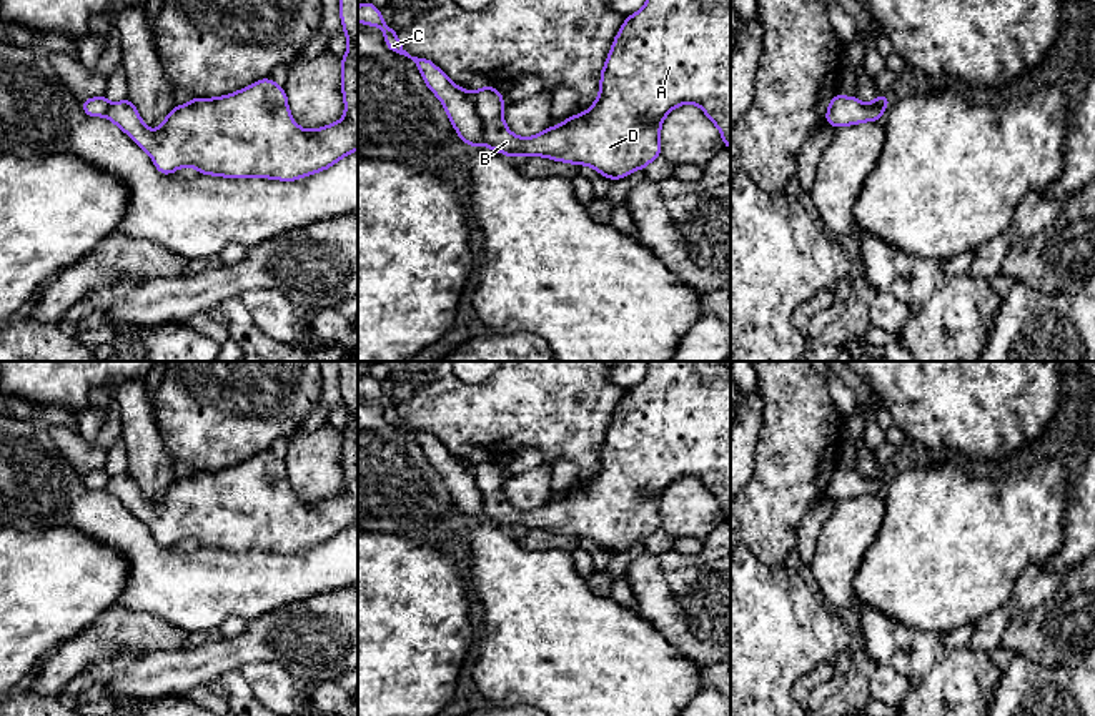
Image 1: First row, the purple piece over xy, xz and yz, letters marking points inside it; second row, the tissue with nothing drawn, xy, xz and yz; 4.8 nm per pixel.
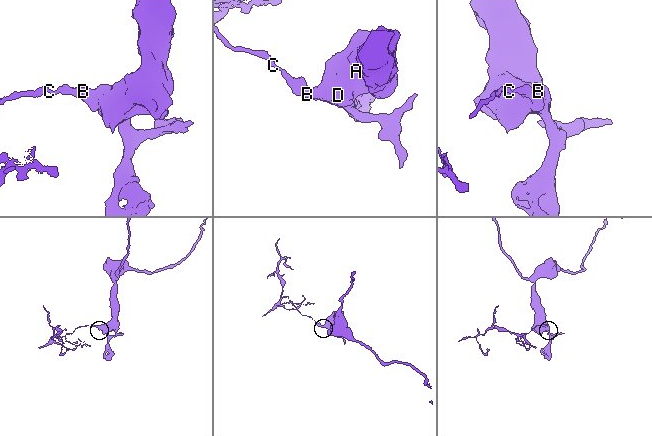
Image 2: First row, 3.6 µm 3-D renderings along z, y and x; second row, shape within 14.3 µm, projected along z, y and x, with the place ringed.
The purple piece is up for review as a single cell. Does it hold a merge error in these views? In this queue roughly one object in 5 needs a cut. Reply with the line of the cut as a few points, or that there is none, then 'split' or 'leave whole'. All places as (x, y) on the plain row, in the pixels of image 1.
cut in xz along (471, 467), (485, 517); split

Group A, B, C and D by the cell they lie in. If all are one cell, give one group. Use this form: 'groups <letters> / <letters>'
groups A B D / C

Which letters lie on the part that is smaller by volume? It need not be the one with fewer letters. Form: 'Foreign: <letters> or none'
Foreign: C

